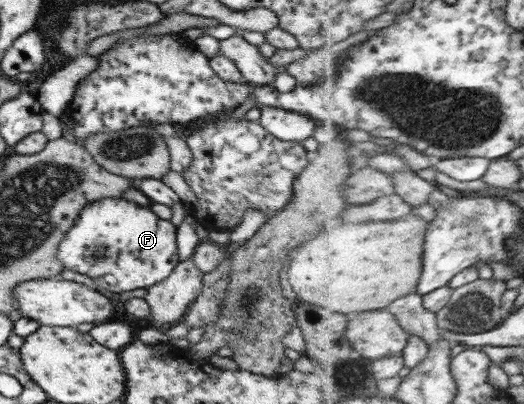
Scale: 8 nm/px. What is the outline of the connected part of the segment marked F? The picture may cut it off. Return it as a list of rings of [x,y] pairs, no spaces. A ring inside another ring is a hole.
[[[102,198],[84,206],[74,226],[58,244],[58,262],[95,281],[97,289],[120,294],[134,288],[148,288],[163,281],[179,260],[175,243],[175,226],[160,219],[149,207],[122,198]]]

